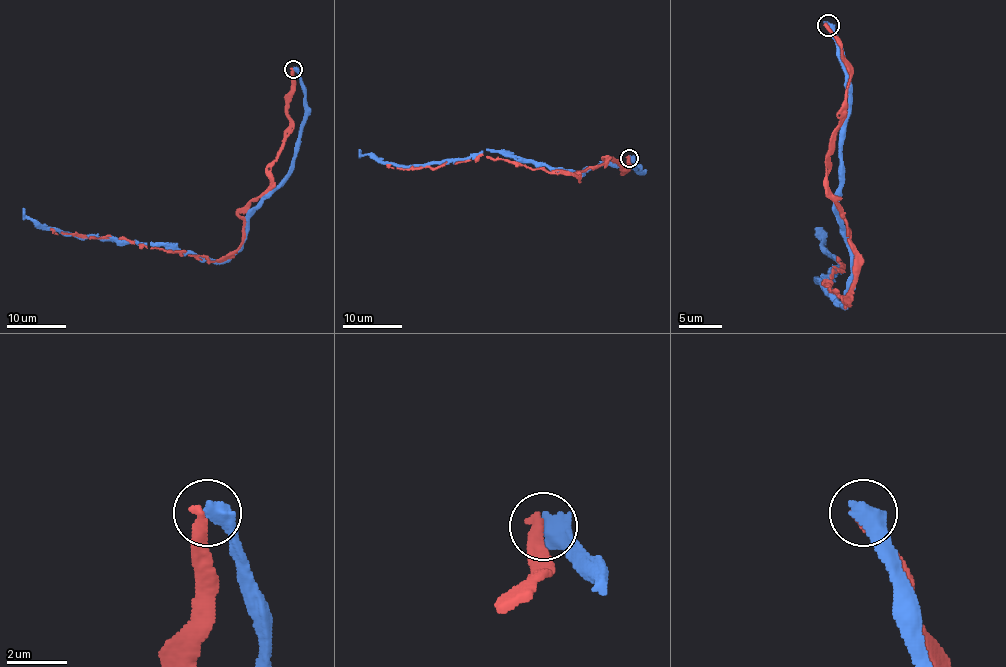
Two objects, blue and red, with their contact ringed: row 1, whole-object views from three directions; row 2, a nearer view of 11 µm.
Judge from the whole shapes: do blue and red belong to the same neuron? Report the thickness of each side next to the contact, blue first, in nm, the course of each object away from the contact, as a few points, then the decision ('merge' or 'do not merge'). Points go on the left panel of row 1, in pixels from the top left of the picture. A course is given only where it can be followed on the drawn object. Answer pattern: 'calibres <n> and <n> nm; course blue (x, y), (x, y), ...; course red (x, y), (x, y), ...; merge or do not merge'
calibres 600 and 400 nm; course blue (294, 69), (304, 107), (294, 170), (263, 201), (243, 242), (224, 260), (40, 229), (22, 208); course red (292, 69), (289, 131), (270, 184), (243, 214), (243, 242), (223, 260), (50, 227); do not merge

